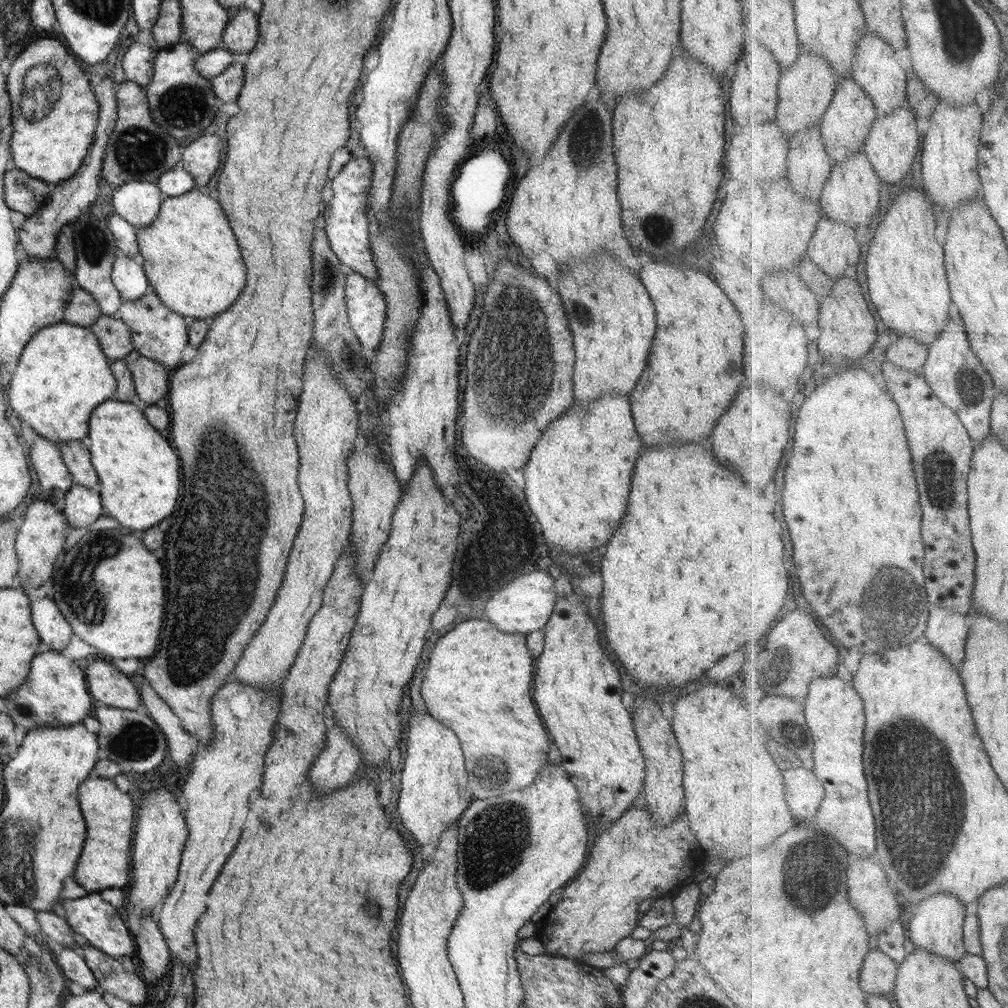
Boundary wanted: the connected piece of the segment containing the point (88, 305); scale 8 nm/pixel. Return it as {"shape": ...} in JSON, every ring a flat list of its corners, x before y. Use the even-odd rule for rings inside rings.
{"shape":[[75,285,65,308,64,321,90,328,100,315,102,311,94,296]]}

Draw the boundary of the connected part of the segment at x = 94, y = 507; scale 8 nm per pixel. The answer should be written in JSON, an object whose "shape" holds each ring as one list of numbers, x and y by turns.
{"shape":[[74,484,65,492,62,514,72,528,88,527,102,514,100,496,84,485]]}

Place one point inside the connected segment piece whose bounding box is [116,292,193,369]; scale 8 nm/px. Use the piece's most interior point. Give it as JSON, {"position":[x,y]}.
{"position":[159,333]}

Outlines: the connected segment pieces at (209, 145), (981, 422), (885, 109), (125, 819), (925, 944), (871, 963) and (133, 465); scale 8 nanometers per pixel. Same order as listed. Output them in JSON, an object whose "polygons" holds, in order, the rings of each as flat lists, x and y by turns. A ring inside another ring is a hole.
{"polygons":[[[208,135,186,145,184,154,181,153,181,163,194,179,196,188,205,189,202,184,208,184,208,180,216,174,222,164,219,156,224,146,226,144,220,138]],[[962,317,961,321,951,319,948,328,942,332,930,350,924,375,941,400,959,413,975,443,983,444,983,441,993,434,993,410,1000,390,987,365,984,366,982,359,975,353]],[[868,32,861,41,852,68,852,77,863,84,864,90,876,102,879,116,892,116,897,110,904,109,909,103,909,81,911,70,898,64,895,48,883,37]],[[98,759,94,770,90,772,90,777,80,786,78,789,78,800,80,810,82,811,85,825,86,825,86,838,84,839,84,848,82,848,82,854,80,854,80,860,76,864,76,870,74,870,74,880,85,888,88,893,99,893,101,890,108,888,122,888,126,889,129,874,131,871,131,849,132,837,135,835,132,832,132,826,134,826,134,804,130,795,127,792,122,792,116,783,114,783,114,777,121,774,123,770,121,766,118,766,112,760]],[[943,892,923,900,921,904,912,908,908,919,908,933,910,940,916,945,916,949,936,953,960,964,969,954,965,944,965,924,967,923,967,908,955,894]],[[882,950,870,952,863,969,861,984,869,995,890,996,897,989,901,966]],[[110,399,99,404,90,415,88,438,88,450,92,456,92,466,96,468,96,474,100,478,100,496,104,510,108,516,116,518,122,526,132,530,146,530,150,526,156,526,160,520,170,516,178,504,180,496,180,458,176,456,174,448,168,444,166,438,158,434,158,430,166,430,170,426,168,410,162,403,145,405,142,410,135,404,121,400]]]}

